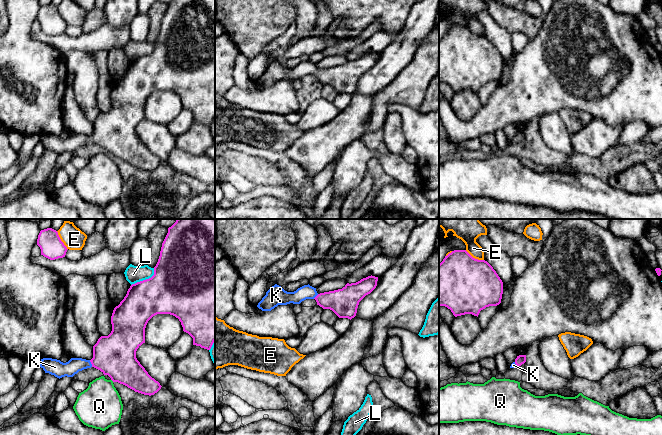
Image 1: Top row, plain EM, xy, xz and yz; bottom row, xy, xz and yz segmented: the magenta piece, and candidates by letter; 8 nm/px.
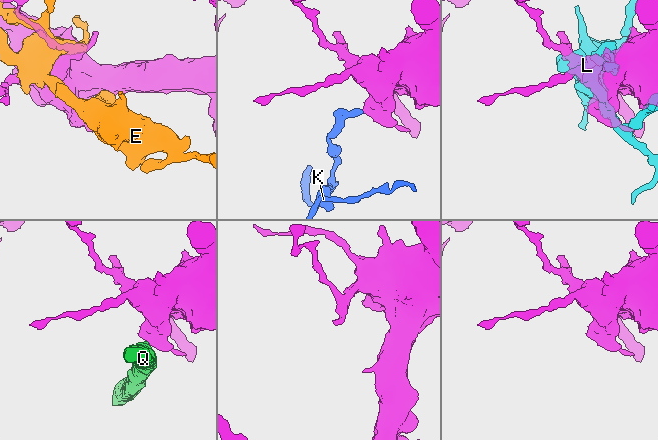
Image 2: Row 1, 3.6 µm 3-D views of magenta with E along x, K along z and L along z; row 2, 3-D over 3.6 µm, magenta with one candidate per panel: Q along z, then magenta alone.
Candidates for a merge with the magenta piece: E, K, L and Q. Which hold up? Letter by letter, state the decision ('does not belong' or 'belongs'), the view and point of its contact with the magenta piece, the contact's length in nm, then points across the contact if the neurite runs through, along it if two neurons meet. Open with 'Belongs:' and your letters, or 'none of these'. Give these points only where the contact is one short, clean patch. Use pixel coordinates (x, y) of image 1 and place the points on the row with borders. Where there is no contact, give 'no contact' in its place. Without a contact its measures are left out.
Belongs: K
E: does not belong; contact xy (60, 240); length 180 nm
K: belongs; contact xy (91, 363); length 60 nm; way xy (115, 355), (91, 363), (74, 365)
L: does not belong; contact xy (146, 279); length 240 nm
Q: does not belong; contact xy (112, 380); length 30 nm

